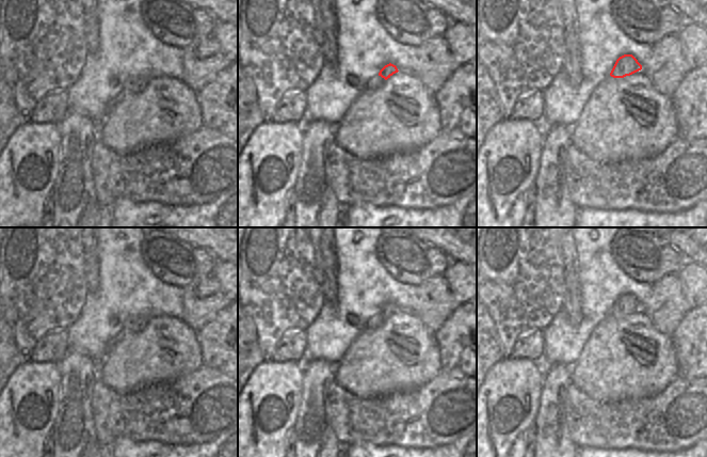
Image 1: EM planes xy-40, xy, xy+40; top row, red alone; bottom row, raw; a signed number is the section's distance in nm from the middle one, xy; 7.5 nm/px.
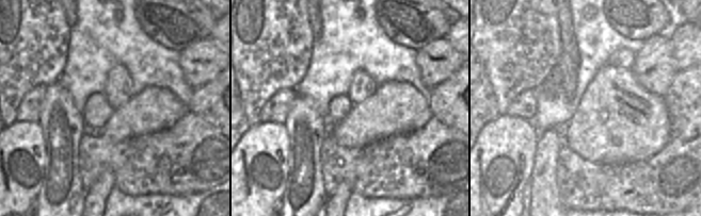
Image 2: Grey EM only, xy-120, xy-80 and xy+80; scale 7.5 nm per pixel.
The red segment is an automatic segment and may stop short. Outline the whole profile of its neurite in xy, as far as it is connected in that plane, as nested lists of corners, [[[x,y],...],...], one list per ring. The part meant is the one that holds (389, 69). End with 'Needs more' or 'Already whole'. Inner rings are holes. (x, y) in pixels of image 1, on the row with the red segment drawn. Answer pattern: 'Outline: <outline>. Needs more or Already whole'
Outline: [[[389,63],[385,65],[379,73],[377,76],[370,78],[366,85],[365,91],[376,91],[382,86],[382,84],[390,78],[393,74],[398,73],[398,68],[396,65]]]. Needs more.

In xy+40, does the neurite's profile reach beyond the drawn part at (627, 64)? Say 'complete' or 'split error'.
complete

